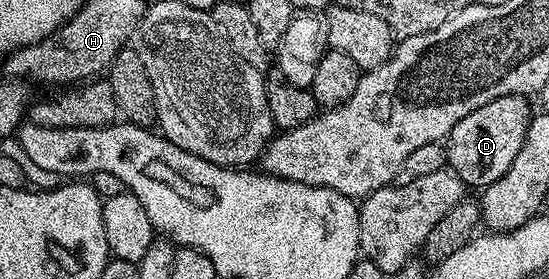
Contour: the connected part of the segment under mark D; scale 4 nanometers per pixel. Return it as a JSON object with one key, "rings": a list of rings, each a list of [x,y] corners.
{"rings":[[[504,95],[500,99],[492,99],[492,103],[476,107],[472,115],[464,115],[464,119],[452,127],[450,136],[444,141],[446,164],[463,186],[491,185],[508,171],[508,167],[512,167],[512,159],[520,155],[520,147],[524,147],[524,135],[528,135],[530,126],[532,110],[526,101],[529,100],[523,95]]]}

